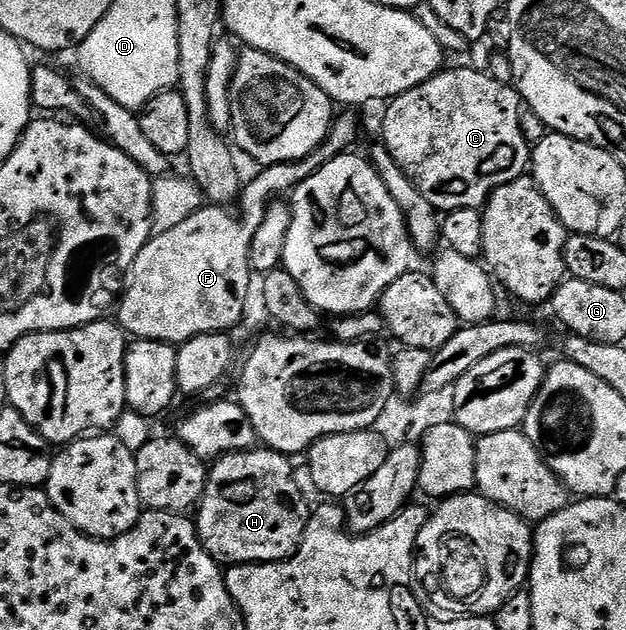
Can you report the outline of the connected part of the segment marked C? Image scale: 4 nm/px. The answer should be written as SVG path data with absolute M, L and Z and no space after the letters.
M455 67L452 71L444 69L429 81L425 81L421 85L417 85L405 93L401 93L397 98L390 100L386 107L387 112L383 115L382 146L386 147L389 154L393 157L393 161L397 161L397 165L401 165L405 177L409 177L409 181L413 181L413 185L421 193L421 197L425 197L425 201L429 201L429 205L433 205L435 210L440 213L456 211L457 209L469 209L470 207L482 208L487 198L497 188L509 181L519 179L528 170L532 148L522 135L521 121L519 120L521 114L519 93L511 83L502 83L495 80L486 70L474 71L471 67Z

